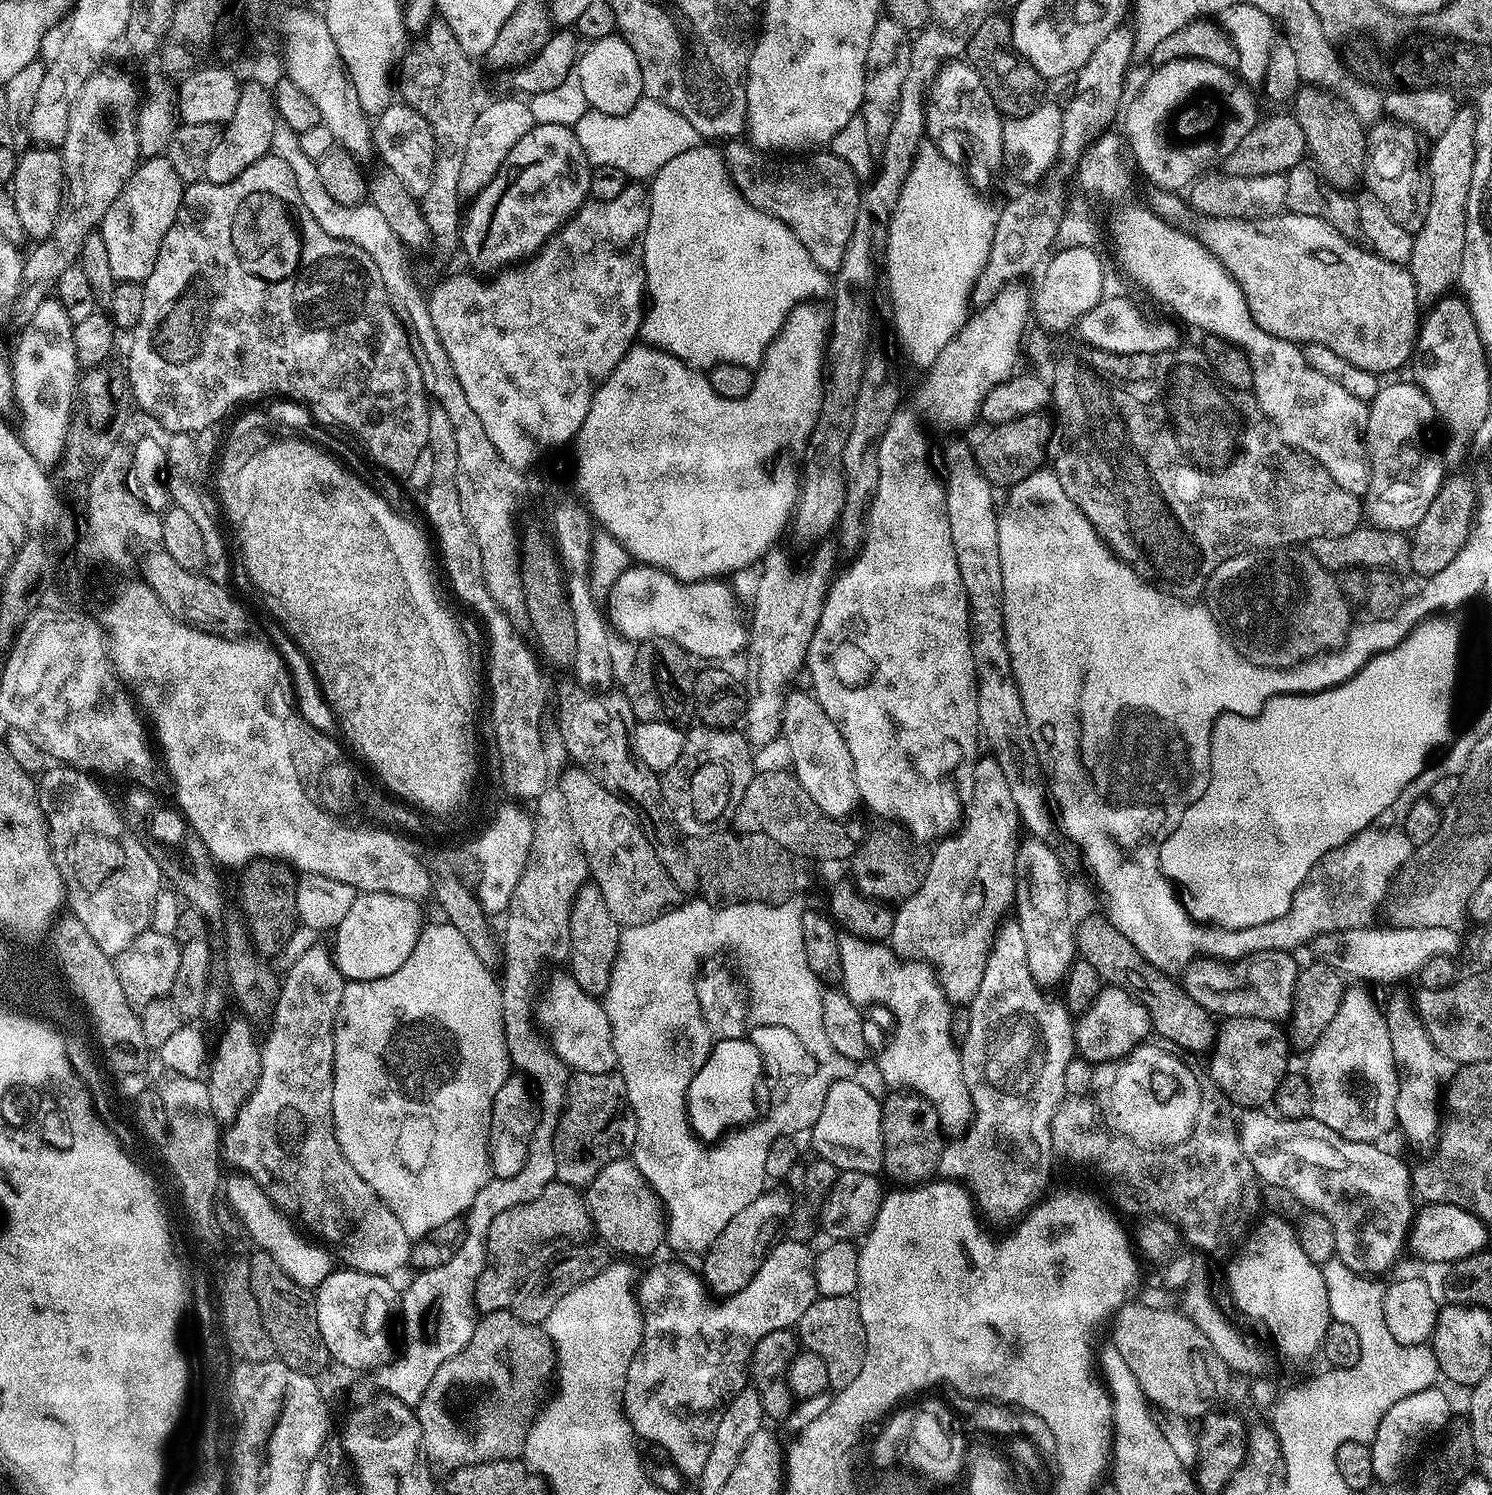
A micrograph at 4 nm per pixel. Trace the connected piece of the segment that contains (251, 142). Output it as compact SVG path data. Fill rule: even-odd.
M256 80L250 81L249 84L241 83L234 118L230 118L227 124L223 125L218 139L214 142L214 150L210 150L210 155L206 157L204 179L212 184L234 182L234 178L238 178L242 170L254 166L258 158L271 153L277 123L273 89L269 85L267 88L266 85L259 84Z

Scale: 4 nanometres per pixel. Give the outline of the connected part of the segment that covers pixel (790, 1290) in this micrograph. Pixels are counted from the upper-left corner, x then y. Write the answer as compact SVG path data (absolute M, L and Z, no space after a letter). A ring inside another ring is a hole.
M781 1239L772 1245L770 1251L760 1260L760 1268L754 1274L752 1281L742 1290L738 1290L734 1295L721 1299L716 1304L707 1308L704 1305L704 1296L706 1297L706 1285L699 1275L696 1276L688 1268L679 1268L674 1264L670 1268L660 1268L649 1274L648 1277L641 1279L638 1284L638 1299L641 1304L641 1311L644 1313L644 1341L640 1344L640 1350L637 1352L634 1362L630 1364L626 1378L626 1386L624 1387L624 1412L628 1415L628 1420L632 1424L633 1430L641 1441L648 1444L661 1444L672 1459L672 1464L676 1465L678 1470L686 1478L699 1478L702 1469L706 1467L706 1461L710 1455L710 1446L714 1446L714 1434L718 1431L718 1422L722 1422L722 1414L726 1410L726 1406L736 1395L746 1386L749 1379L748 1360L752 1357L754 1346L762 1338L766 1338L766 1334L770 1334L774 1330L782 1330L783 1328L791 1329L793 1326L799 1325L802 1314L806 1314L806 1310L810 1310L810 1306L818 1298L816 1291L816 1257L813 1250L808 1249L809 1245L803 1240Z

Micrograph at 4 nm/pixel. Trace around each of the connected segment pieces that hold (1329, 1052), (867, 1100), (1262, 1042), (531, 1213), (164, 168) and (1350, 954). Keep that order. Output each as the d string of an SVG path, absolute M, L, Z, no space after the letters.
M1352 986L1347 989L1342 998L1341 1006L1338 1008L1337 1014L1334 1016L1334 1020L1330 1022L1322 1034L1321 1038L1310 1051L1308 1056L1308 1069L1306 1069L1306 1075L1310 1082L1310 1094L1314 1094L1314 1102L1312 1103L1312 1115L1311 1119L1322 1122L1322 1126L1330 1126L1330 1130L1334 1130L1334 1134L1338 1134L1343 1140L1349 1140L1354 1144L1376 1144L1384 1135L1387 1134L1391 1128L1397 1127L1396 1123L1396 1103L1398 1102L1398 1082L1400 1079L1396 1076L1396 1063L1394 1062L1394 1050L1390 1046L1390 1030L1386 1026L1384 1021L1385 1013L1382 1008L1379 1008L1370 997L1364 992L1359 992L1359 987Z
M838 1080L829 1086L822 1114L810 1131L812 1148L816 1151L813 1153L833 1164L840 1172L879 1173L884 1163L881 1101L875 1100L871 1090L863 1088L857 1080Z
M1227 1017L1219 1025L1216 1034L1210 1079L1237 1109L1267 1109L1276 1099L1276 1091L1282 1078L1290 1071L1288 1050L1290 1051L1289 1037L1277 1021Z
M553 1182L546 1186L546 1190L542 1190L542 1194L538 1194L538 1198L525 1204L510 1206L510 1210L502 1210L502 1214L498 1214L494 1222L490 1222L488 1241L484 1247L484 1269L482 1274L478 1274L478 1282L472 1291L475 1311L487 1314L511 1309L518 1293L529 1279L527 1276L536 1267L541 1267L540 1244L548 1244L551 1240L584 1242L593 1232L585 1197L569 1184Z
M167 155L150 156L137 164L118 198L110 202L110 210L106 210L98 229L102 242L106 242L110 274L115 280L139 284L150 278L154 262L158 262L158 250L162 250L162 238L166 238L166 230L170 230L180 209L185 187L174 174Z
M1369 926L1366 928L1351 928L1345 932L1331 932L1326 936L1318 936L1315 940L1311 941L1310 948L1313 948L1316 951L1314 954L1315 959L1322 963L1325 963L1326 966L1330 966L1334 971L1339 972L1342 977L1347 978L1352 982L1360 982L1356 980L1369 980L1372 984L1392 984L1395 980L1404 980L1407 976L1415 977L1421 970L1422 966L1426 966L1432 958L1438 958L1439 956L1448 956L1455 957L1455 952L1460 948L1460 936L1456 933L1457 929L1455 927L1443 928L1442 926L1422 926L1421 928L1398 928L1395 926L1387 926L1388 928L1376 928L1377 926Z

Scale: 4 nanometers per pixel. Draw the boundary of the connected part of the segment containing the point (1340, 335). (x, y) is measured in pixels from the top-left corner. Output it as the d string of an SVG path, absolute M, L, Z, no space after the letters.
M1290 211L1251 220L1209 219L1205 224L1208 225L1205 226L1204 233L1202 233L1204 244L1224 263L1228 272L1238 282L1240 288L1244 291L1246 302L1250 306L1250 314L1258 322L1258 326L1262 326L1262 330L1266 330L1283 340L1288 340L1291 344L1301 346L1322 342L1322 346L1327 346L1330 350L1334 350L1334 354L1341 355L1348 362L1354 362L1354 366L1358 366L1360 370L1370 370L1377 374L1396 372L1403 364L1405 367L1411 361L1412 351L1416 348L1416 338L1422 323L1422 304L1421 301L1416 299L1414 278L1405 265L1386 262L1386 258L1377 256L1375 252L1367 247L1361 246L1356 242L1350 242L1345 236L1338 234L1338 230L1334 230L1334 226L1322 222L1322 218L1310 218Z

